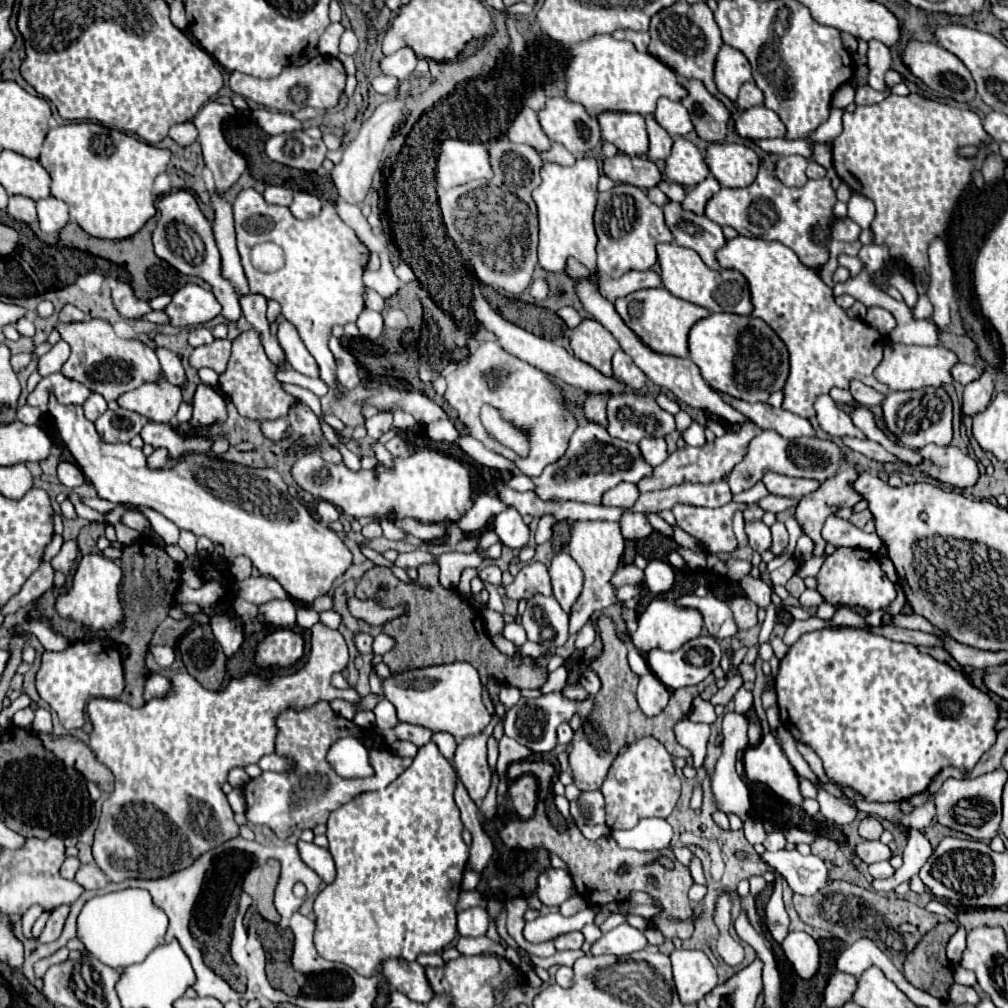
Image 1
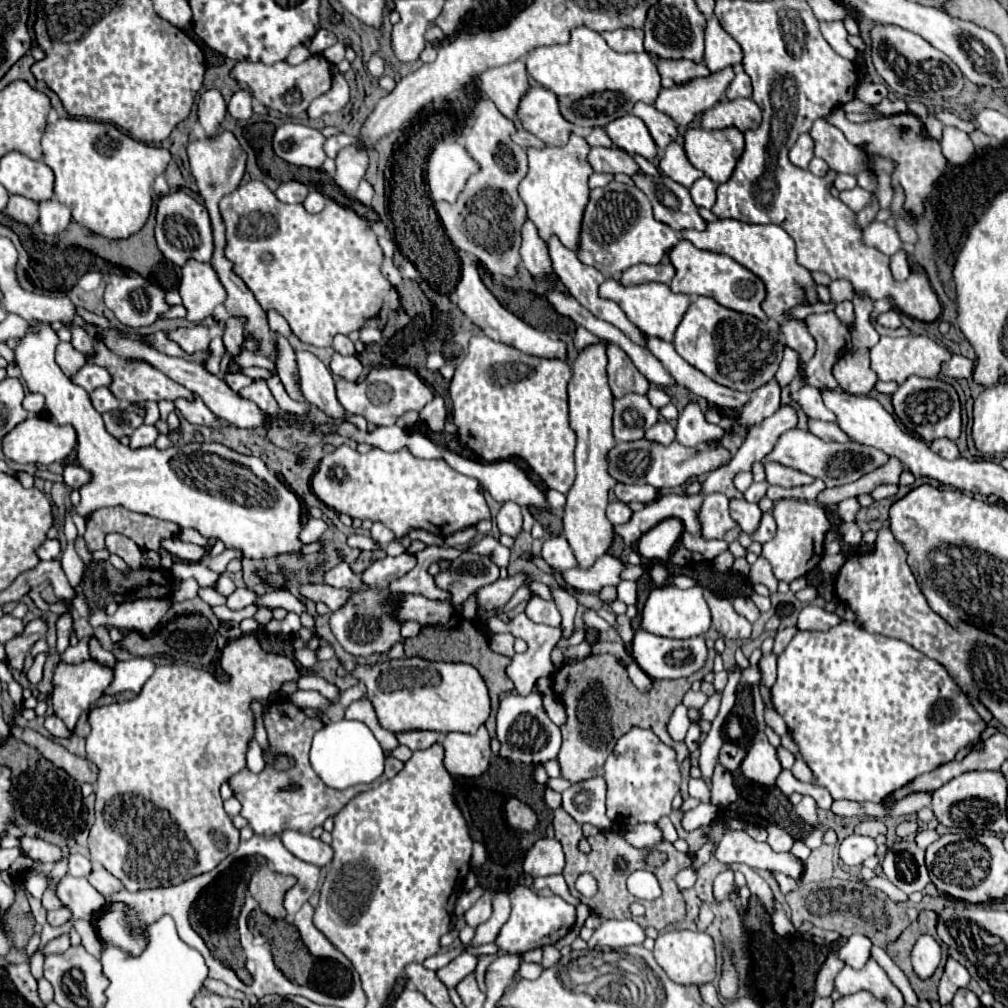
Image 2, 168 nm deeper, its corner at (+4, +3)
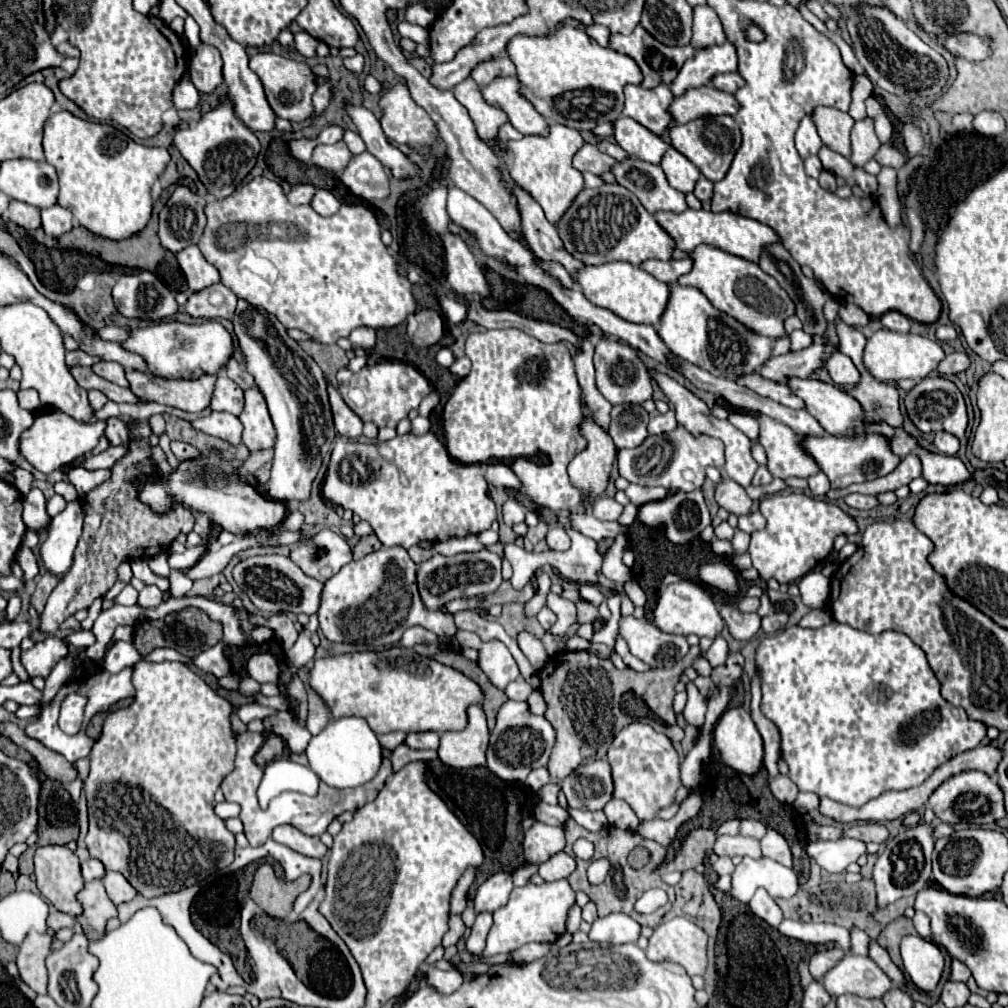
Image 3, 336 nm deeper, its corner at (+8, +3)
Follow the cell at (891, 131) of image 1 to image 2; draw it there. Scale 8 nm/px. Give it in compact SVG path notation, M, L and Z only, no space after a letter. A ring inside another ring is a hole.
M838 108L826 116L826 120L836 126L850 144L860 146L868 154L880 154L888 156L898 162L898 168L892 176L892 186L902 186L906 192L906 204L904 208L908 214L918 218L924 212L924 200L932 194L934 182L940 178L940 174L946 168L946 158L940 152L940 144L922 138L922 122L912 116L912 114L896 114L896 116L884 116L874 122L864 122L864 124L854 124L844 116L844 110Z

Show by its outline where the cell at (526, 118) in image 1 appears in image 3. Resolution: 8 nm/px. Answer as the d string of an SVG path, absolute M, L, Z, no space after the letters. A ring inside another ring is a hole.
M504 54L498 60L488 60L486 64L480 64L478 68L474 68L472 78L476 80L478 86L488 86L492 80L496 78L506 78L506 76L516 76L516 68L512 64L512 60Z

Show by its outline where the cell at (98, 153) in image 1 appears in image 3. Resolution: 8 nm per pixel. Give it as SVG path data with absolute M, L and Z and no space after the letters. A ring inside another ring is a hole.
M50 108L50 117L46 120L44 124L44 158L48 164L52 164L58 172L58 180L60 180L60 194L58 194L58 204L68 208L74 218L78 220L80 226L84 226L86 230L90 230L92 234L98 234L98 236L104 236L104 238L110 238L110 240L124 240L136 232L140 232L146 222L150 220L150 214L152 214L152 196L150 196L150 190L152 190L152 184L156 182L156 178L162 174L162 170L166 168L166 164L170 162L170 154L166 148L150 148L150 146L142 146L142 144L136 144L134 140L126 138L126 142L122 142L118 136L116 136L116 130L110 126L110 124L100 124L100 122L90 122L90 120L82 120L82 118L76 118L72 116L70 112L62 110L62 112L51 113Z

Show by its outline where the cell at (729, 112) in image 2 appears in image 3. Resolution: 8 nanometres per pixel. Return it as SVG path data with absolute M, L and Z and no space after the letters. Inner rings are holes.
M700 86L688 90L684 96L674 98L670 104L670 114L674 122L688 124L702 116L734 116L740 104L732 94L718 92L714 86Z

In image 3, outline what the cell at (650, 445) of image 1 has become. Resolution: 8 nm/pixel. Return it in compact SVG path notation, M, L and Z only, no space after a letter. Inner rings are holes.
M668 410L666 414L658 414L650 420L648 424L648 432L650 434L666 434L672 432L676 428L676 420L674 420L674 412Z

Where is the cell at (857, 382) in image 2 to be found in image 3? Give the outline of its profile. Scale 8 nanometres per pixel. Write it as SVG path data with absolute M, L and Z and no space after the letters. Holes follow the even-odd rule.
M834 352L830 356L830 360L826 362L826 370L834 380L834 384L838 386L854 386L860 382L860 370L854 366L854 362L848 356L840 352Z

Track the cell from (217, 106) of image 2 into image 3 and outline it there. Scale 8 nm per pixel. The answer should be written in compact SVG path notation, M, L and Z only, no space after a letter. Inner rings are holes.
M200 44L190 64L192 84L200 94L212 94L222 82L222 58L214 46Z

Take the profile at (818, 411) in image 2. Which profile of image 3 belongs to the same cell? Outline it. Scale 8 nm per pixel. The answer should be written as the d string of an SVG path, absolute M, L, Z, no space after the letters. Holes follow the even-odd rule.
M754 372L754 376L742 376L736 382L744 384L744 386L752 388L754 392L758 392L760 396L766 396L766 398L770 398L774 402L780 402L780 404L788 406L788 408L806 408L804 400L798 398L786 384L778 384L778 382L766 380L758 372Z

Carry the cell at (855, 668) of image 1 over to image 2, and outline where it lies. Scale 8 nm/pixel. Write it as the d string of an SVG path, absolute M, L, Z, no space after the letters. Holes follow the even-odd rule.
M848 620L826 632L798 632L778 656L778 678L770 694L774 710L788 724L802 760L814 774L814 786L824 786L834 800L882 802L916 776L950 762L960 748L978 744L986 728L944 666L904 640L870 634Z

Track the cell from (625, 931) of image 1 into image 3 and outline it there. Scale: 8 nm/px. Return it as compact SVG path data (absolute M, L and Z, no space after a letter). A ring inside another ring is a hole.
M608 914L592 924L590 940L604 944L636 942L640 936L640 924L626 914Z

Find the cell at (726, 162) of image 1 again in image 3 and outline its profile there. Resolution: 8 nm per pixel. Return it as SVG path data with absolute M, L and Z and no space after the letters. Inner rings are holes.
M732 116L698 118L690 124L676 124L670 128L672 146L684 154L708 180L718 182L726 176L736 150L740 148L740 128Z

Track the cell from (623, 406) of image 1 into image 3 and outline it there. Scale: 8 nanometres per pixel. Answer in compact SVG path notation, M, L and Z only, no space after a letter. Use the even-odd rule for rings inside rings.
M620 404L612 408L610 436L616 448L636 448L648 436L648 412L640 404Z

